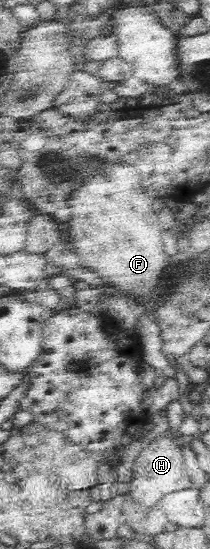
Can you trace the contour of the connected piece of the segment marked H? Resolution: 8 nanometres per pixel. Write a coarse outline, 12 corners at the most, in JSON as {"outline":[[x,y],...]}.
{"outline":[[160,435],[133,462],[126,496],[152,508],[192,488],[183,446]]}

